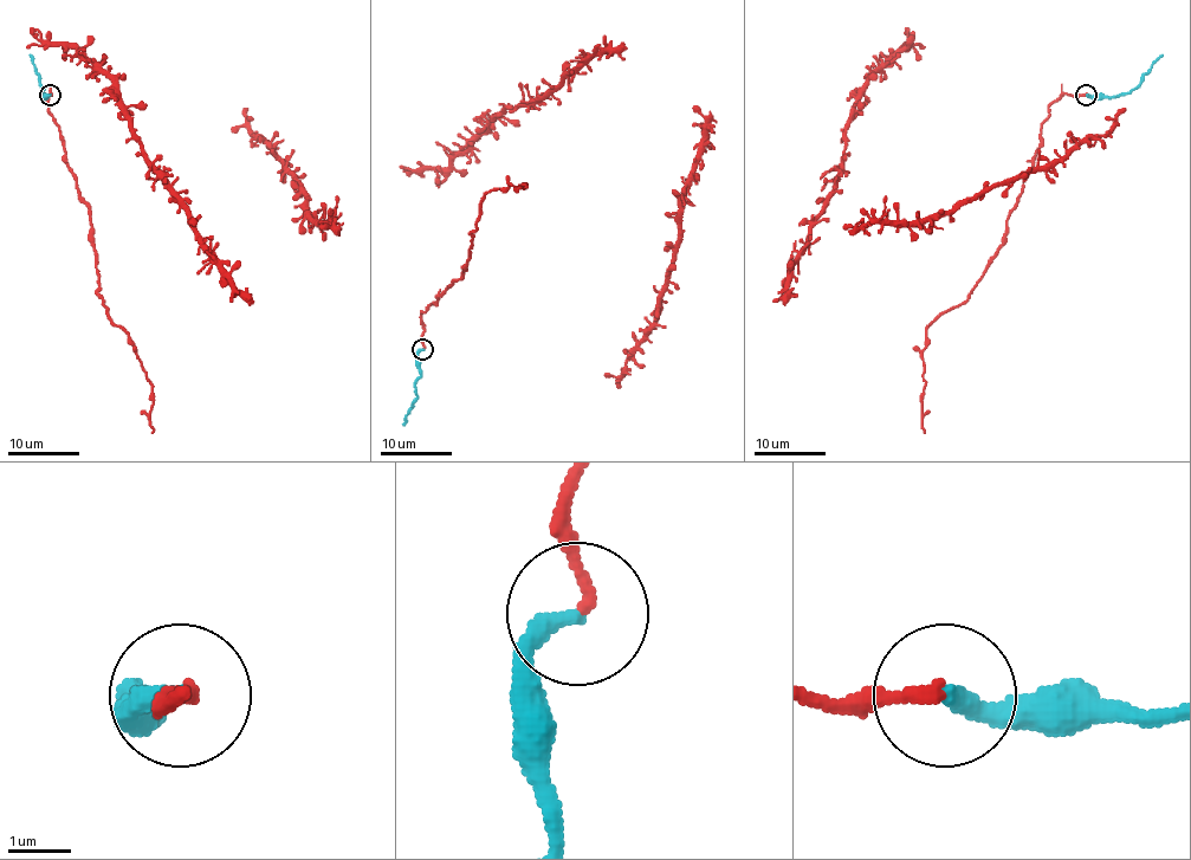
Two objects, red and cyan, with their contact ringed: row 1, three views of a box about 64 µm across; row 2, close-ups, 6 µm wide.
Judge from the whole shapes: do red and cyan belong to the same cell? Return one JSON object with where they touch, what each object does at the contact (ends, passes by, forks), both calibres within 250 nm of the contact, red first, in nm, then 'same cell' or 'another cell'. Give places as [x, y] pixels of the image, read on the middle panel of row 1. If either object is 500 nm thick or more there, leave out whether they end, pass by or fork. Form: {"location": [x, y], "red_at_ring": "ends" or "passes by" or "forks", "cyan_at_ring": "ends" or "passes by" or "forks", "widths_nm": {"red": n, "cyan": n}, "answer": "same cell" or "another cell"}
{"location": [422, 349], "red_at_ring": "ends", "cyan_at_ring": "ends", "widths_nm": {"red": 180, "cyan": 300}, "answer": "same cell"}

